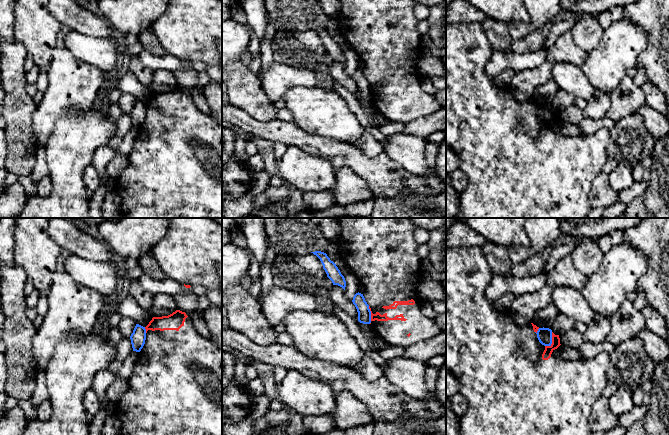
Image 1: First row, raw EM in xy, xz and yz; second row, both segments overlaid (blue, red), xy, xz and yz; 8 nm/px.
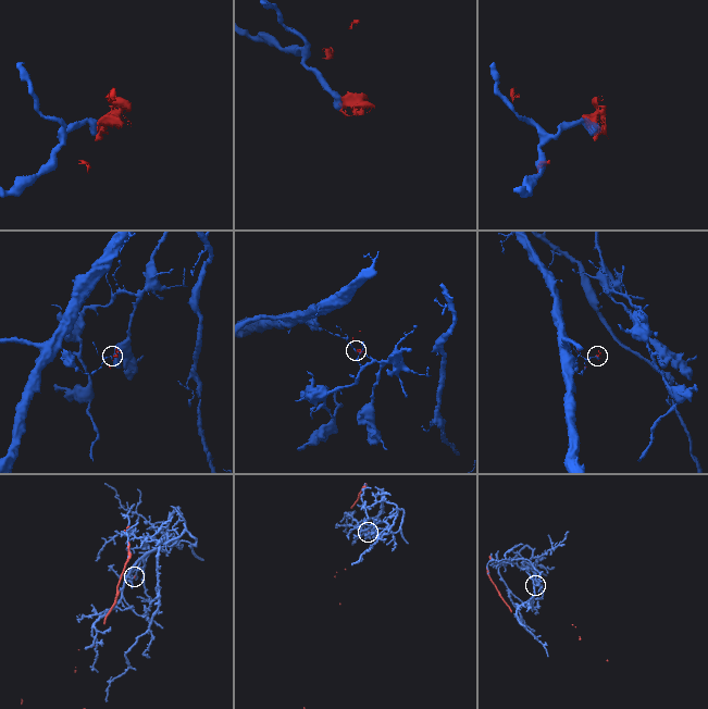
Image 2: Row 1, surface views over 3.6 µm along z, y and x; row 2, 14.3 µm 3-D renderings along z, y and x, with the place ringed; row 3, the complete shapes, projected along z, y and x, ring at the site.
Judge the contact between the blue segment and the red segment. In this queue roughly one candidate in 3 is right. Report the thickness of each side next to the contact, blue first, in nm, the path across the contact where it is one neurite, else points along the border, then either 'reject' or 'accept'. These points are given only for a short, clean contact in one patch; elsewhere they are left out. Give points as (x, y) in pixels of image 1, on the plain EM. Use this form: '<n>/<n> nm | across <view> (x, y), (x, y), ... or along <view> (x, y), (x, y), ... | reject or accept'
120/70 nm | along yz (552, 108), (552, 118), (545, 122) | reject

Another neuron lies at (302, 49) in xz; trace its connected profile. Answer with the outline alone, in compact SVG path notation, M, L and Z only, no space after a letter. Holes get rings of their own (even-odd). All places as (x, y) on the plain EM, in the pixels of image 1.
M311 28L306 31L278 30L272 40L272 50L274 61L310 70L313 70L315 65L320 64L327 53L320 35Z

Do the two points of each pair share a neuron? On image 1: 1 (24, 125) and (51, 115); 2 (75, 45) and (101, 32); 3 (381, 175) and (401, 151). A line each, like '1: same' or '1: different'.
1: different
2: different
3: different

